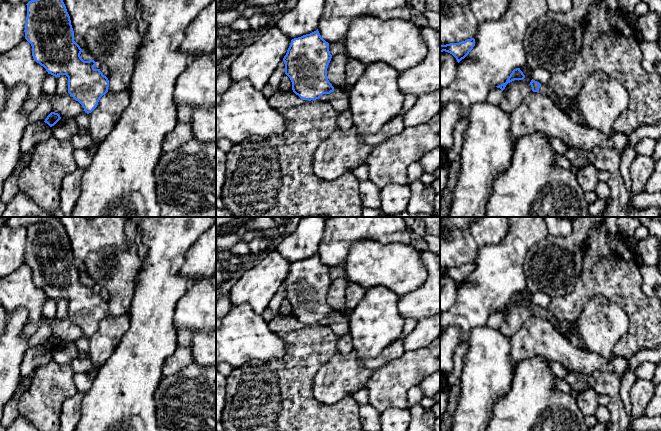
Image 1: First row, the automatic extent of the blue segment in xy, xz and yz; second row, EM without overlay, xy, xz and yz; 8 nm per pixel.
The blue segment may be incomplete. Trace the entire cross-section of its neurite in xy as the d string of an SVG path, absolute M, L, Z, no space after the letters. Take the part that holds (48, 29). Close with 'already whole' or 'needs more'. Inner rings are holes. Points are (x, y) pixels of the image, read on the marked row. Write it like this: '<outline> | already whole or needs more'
M31 0L26 5L25 39L32 46L34 60L43 66L48 74L56 78L60 75L66 75L68 77L68 93L82 105L87 114L91 113L97 107L100 98L108 92L109 80L100 69L94 68L97 64L94 60L84 61L81 58L82 49L74 41L74 31L70 16L63 0Z | already whole

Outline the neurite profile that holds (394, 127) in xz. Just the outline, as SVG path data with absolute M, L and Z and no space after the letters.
M402 112L387 124L385 124L378 133L366 135L364 137L364 140L366 144L375 147L386 141L388 138L400 134L404 130L404 128L405 125Z

